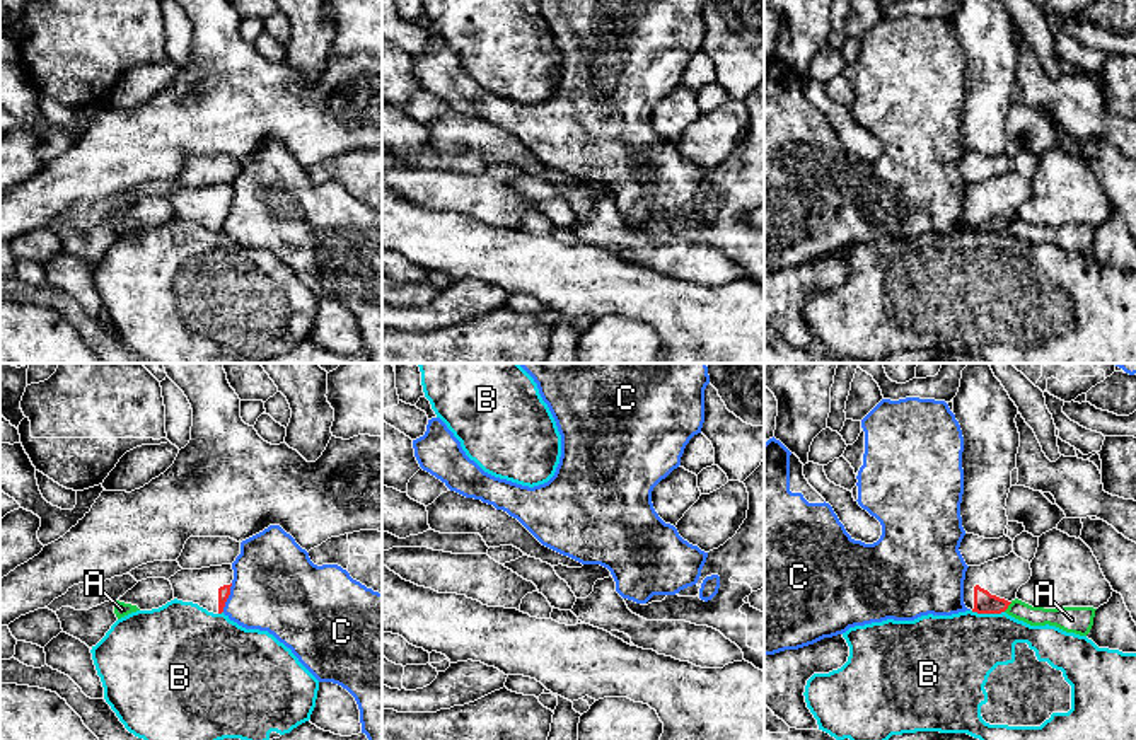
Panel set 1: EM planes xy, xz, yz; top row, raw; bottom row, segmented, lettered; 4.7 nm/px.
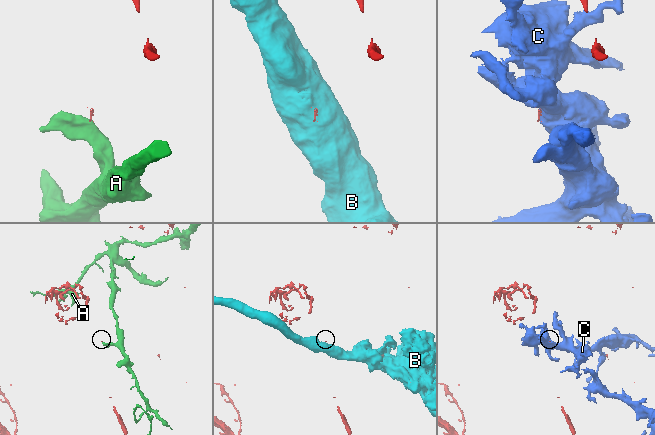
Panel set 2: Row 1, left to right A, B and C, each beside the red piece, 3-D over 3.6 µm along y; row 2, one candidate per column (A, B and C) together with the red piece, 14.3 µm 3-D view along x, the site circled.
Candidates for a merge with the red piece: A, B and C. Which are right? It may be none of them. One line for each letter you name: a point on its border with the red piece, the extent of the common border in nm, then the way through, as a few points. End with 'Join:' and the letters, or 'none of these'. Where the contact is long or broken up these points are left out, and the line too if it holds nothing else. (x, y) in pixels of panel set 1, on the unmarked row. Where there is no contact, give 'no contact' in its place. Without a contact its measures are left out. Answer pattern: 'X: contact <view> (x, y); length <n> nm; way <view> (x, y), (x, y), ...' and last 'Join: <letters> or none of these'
Join: none of these

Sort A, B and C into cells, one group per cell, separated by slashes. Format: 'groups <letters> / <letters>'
groups A / B / C

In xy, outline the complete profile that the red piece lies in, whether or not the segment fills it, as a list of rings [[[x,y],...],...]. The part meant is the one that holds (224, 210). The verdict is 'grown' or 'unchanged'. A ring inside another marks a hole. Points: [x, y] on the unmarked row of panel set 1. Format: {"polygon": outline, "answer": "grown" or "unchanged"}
{"polygon": [[[232,182],[201,188],[181,188],[169,196],[174,217],[193,220],[213,232],[222,232],[234,198]]], "answer": "grown"}

